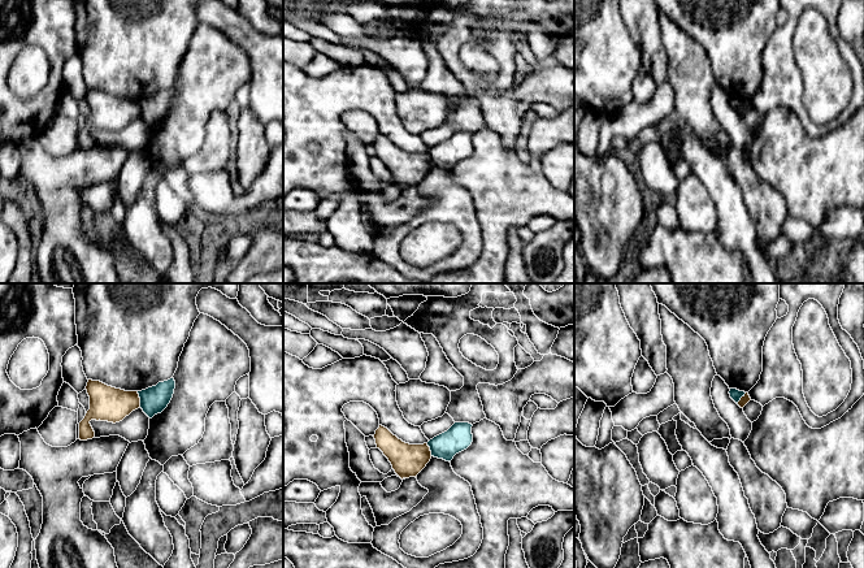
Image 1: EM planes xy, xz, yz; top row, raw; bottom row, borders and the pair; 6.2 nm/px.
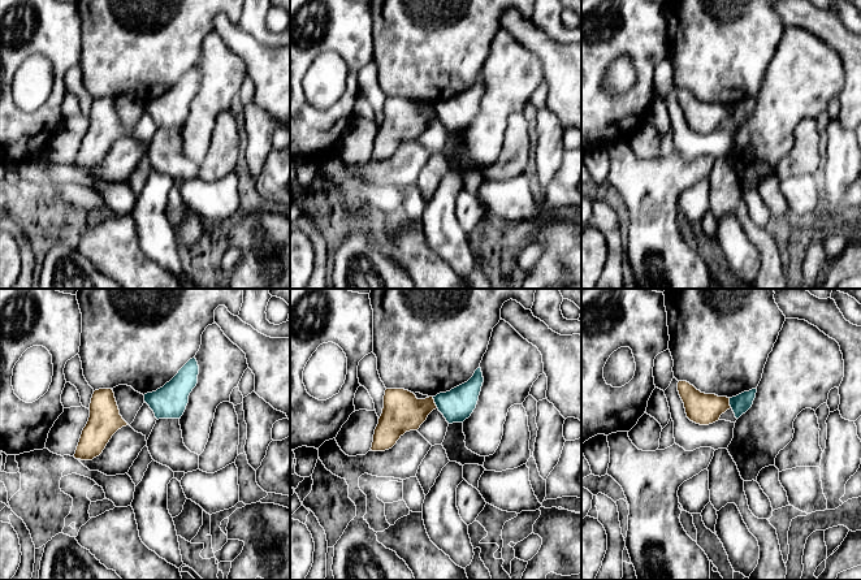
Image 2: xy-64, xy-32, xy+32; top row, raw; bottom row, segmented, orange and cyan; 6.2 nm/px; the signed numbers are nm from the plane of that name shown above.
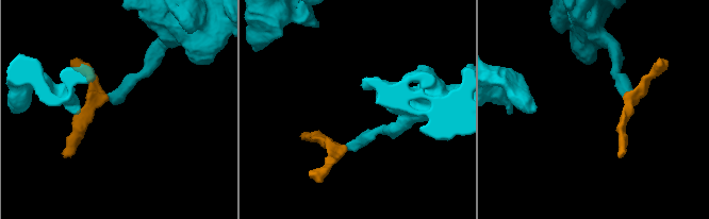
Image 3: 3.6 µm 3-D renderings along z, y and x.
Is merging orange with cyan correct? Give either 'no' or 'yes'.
no

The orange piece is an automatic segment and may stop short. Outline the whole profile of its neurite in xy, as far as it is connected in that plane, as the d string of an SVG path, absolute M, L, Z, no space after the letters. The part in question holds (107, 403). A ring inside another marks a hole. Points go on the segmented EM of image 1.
M88 380L86 390L90 396L90 409L79 422L78 439L81 441L95 437L95 432L90 424L91 420L116 424L122 421L133 411L140 408L138 391L125 391L92 380Z

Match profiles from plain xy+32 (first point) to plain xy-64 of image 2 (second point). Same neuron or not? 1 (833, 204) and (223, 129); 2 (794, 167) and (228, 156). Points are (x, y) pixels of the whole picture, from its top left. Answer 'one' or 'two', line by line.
1: two
2: one

